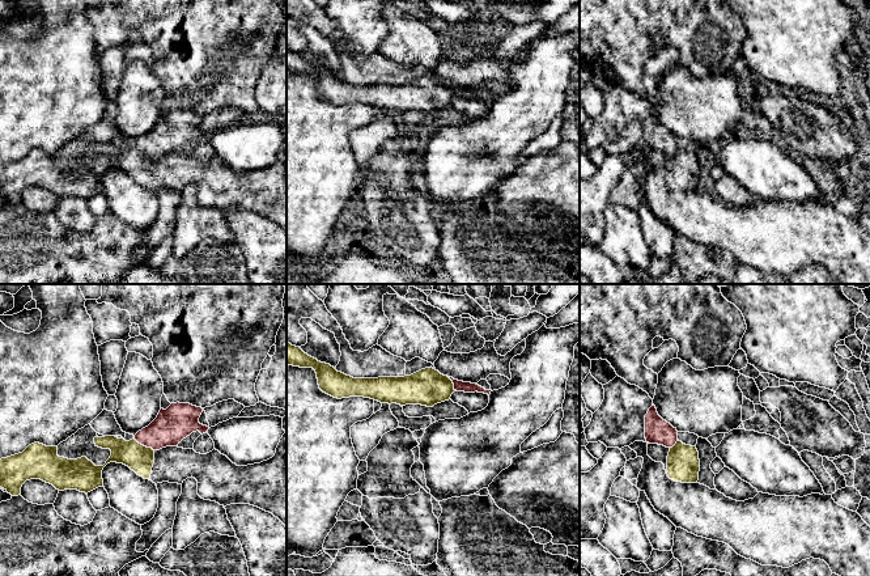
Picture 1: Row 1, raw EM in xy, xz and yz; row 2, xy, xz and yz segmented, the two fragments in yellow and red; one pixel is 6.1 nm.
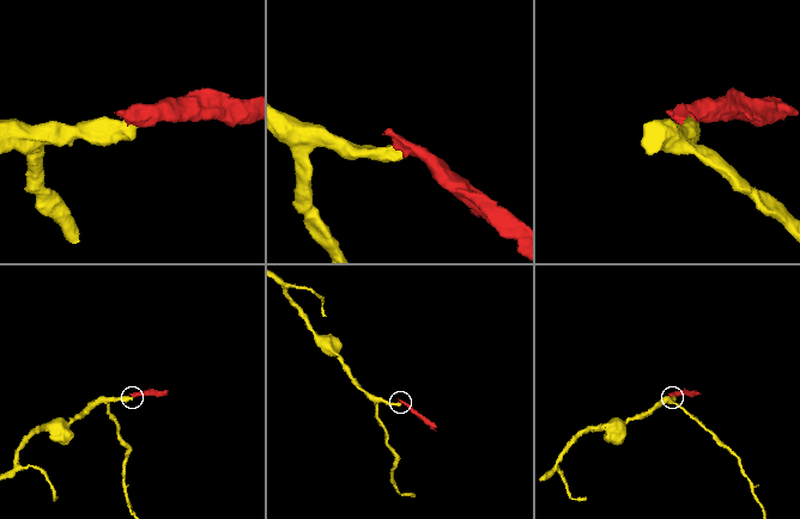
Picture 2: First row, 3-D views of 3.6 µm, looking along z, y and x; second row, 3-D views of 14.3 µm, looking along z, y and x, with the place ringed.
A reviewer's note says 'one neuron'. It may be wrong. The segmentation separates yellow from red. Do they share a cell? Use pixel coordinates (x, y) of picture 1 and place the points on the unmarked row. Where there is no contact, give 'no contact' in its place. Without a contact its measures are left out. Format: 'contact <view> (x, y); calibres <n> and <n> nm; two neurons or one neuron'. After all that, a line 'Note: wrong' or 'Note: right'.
contact xy (143, 152); calibres 160 and 220 nm; two neurons
Note: wrong

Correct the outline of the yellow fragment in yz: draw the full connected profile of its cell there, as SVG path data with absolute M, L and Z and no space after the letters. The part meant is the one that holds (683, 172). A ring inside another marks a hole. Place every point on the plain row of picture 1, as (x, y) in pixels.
M676 148L672 154L648 149L648 162L665 171L670 186L682 190L697 190L700 178L700 166L696 153Z

